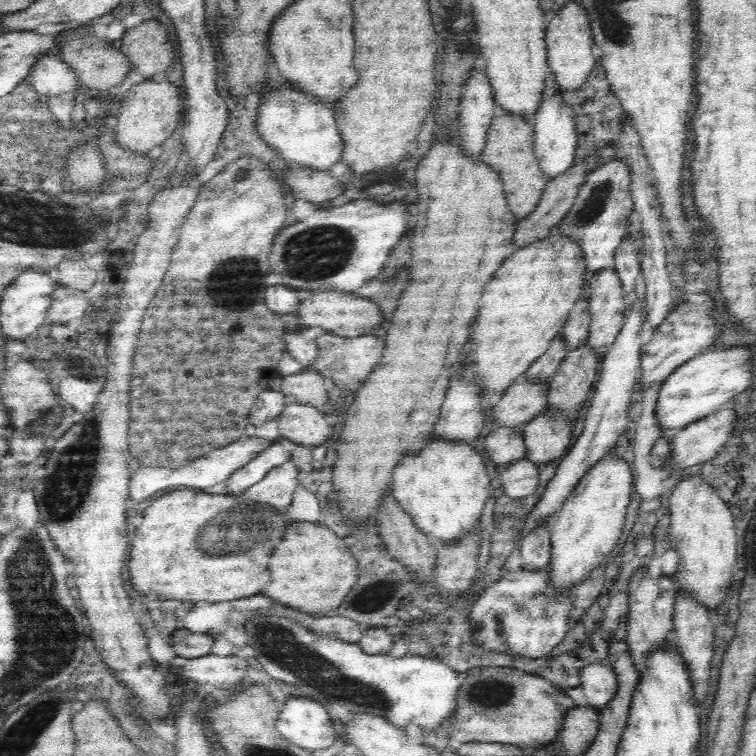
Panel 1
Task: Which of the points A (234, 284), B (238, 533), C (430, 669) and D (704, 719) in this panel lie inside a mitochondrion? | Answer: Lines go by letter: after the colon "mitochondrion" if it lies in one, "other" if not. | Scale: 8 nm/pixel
A: mitochondrion
B: mitochondrion
C: other
D: other

